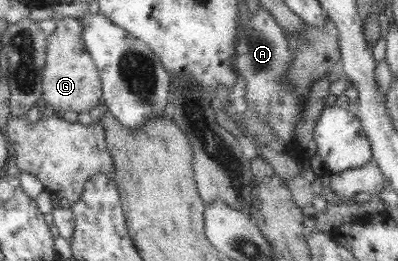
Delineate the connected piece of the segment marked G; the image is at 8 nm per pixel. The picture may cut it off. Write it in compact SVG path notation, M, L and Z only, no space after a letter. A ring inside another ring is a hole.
M62 17L56 20L57 28L47 39L49 42L47 48L47 65L43 74L43 99L44 108L53 113L62 113L65 111L74 111L75 113L85 113L94 110L96 106L103 101L103 79L99 73L99 67L96 66L95 59L89 53L83 39L83 23L72 17Z

